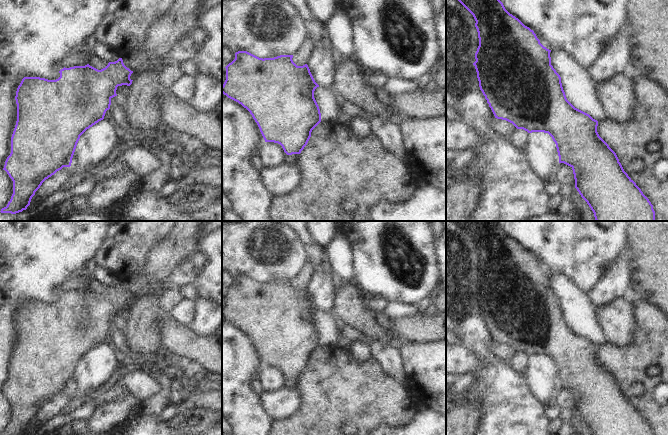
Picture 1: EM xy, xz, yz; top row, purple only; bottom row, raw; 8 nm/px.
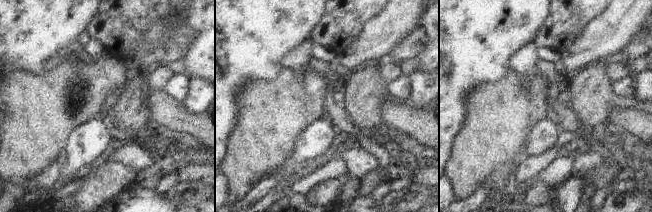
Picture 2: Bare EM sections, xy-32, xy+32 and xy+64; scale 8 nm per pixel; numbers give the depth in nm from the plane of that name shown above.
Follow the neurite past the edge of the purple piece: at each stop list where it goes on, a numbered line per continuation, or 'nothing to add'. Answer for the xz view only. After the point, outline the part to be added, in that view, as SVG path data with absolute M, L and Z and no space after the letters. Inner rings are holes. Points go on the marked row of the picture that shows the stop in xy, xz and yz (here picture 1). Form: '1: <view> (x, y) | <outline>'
nothing to add

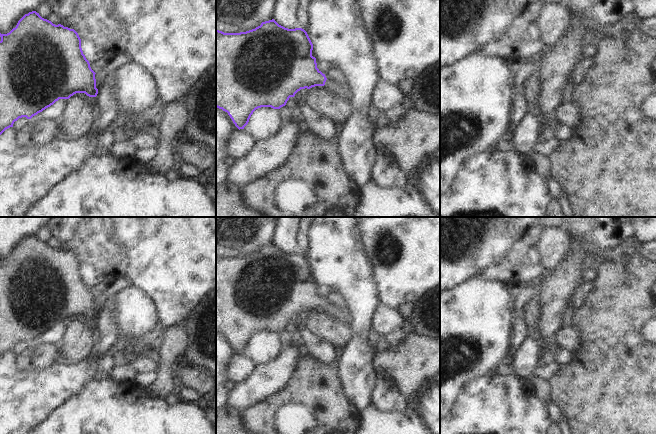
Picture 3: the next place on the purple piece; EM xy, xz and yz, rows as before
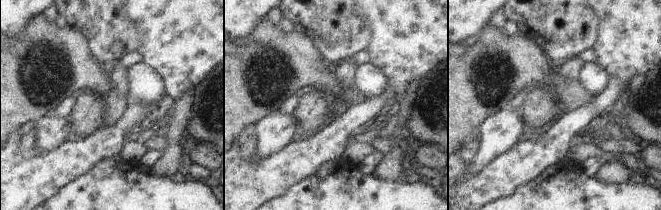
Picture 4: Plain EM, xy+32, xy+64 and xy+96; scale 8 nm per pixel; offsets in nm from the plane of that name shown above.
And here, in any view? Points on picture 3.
1: xz (344, 90) | M327 79L325 82L325 87L334 92L336 95L343 96L347 99L350 99L353 96L349 83L342 85L332 79Z

